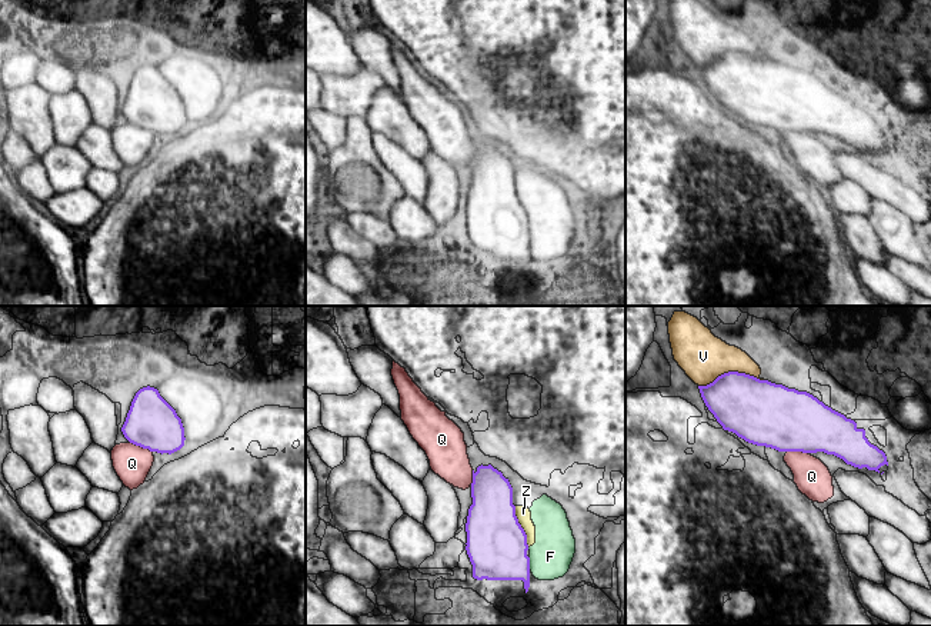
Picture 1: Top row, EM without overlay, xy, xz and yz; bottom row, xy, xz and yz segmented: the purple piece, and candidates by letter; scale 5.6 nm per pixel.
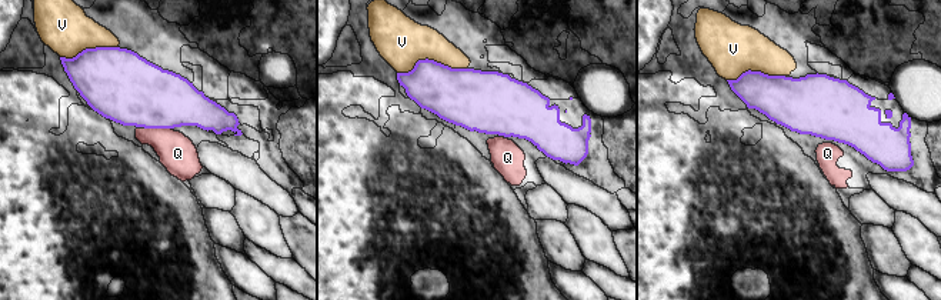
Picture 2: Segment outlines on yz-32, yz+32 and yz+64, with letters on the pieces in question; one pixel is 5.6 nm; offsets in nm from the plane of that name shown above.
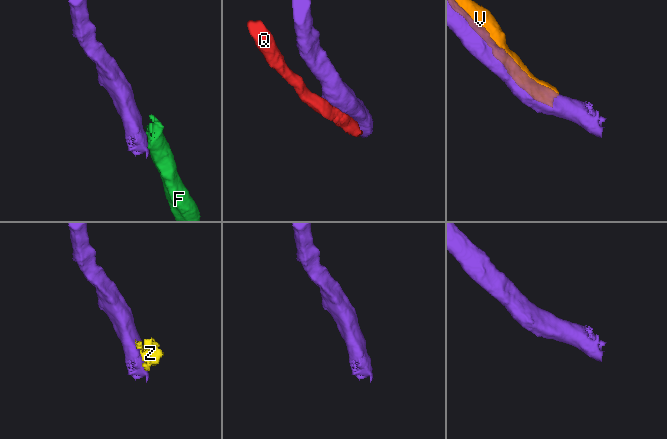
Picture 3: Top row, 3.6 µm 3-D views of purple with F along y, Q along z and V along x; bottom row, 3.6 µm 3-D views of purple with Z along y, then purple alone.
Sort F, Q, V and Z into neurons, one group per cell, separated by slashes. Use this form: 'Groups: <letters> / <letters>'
Groups: F V Z / Q

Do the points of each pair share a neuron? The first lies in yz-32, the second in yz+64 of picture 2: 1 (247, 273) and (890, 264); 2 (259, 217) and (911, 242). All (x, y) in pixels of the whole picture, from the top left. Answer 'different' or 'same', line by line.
1: different
2: same

